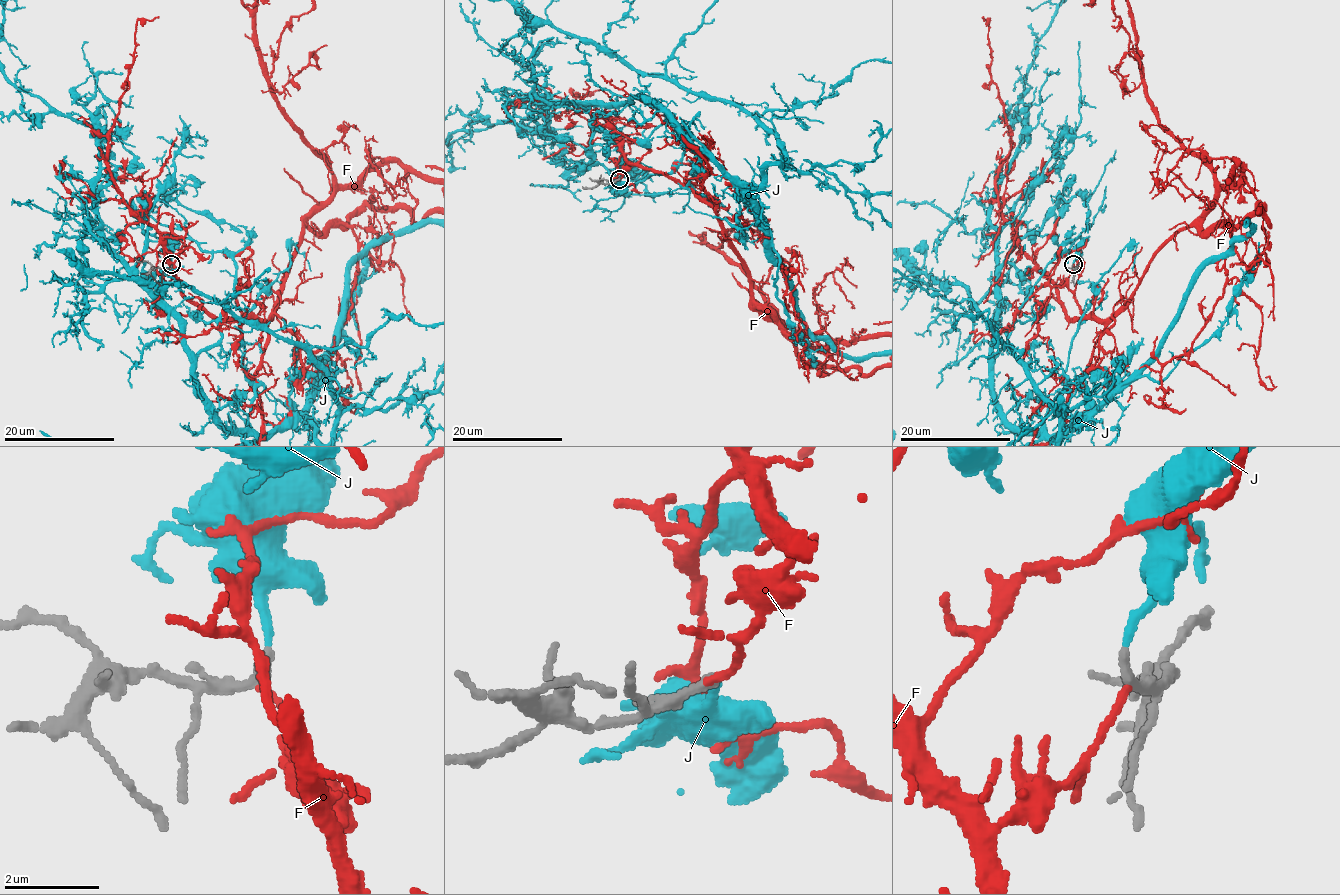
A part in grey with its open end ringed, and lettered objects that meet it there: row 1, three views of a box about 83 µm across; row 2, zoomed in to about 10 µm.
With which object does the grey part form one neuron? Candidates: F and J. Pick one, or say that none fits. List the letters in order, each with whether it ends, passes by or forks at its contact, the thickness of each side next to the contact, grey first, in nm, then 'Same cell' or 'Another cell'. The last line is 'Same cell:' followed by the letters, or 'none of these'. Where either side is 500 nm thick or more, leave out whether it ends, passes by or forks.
F: It ends there. Thickness 320 nm (grey) against 120 nm. Another cell
J: It ends there. Thickness 240 nm (grey) against 170 nm. Same cell
Same cell: J

